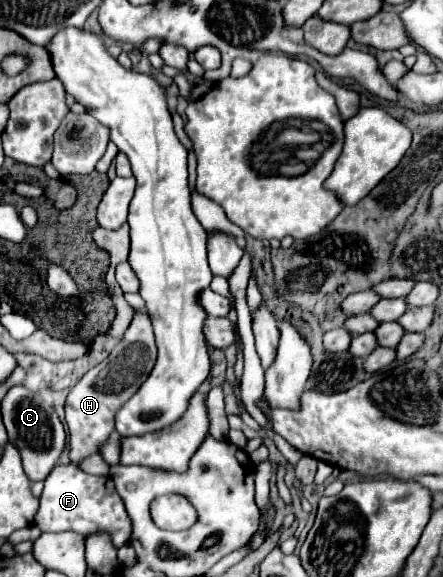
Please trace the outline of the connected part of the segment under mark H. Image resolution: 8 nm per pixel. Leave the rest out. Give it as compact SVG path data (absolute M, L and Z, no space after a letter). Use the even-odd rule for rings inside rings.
M134 314L128 332L112 354L94 366L84 378L70 390L66 398L66 422L70 430L70 462L80 464L84 458L98 454L114 432L114 414L124 406L128 398L136 394L140 384L150 376L156 364L156 342L150 318L144 314Z

